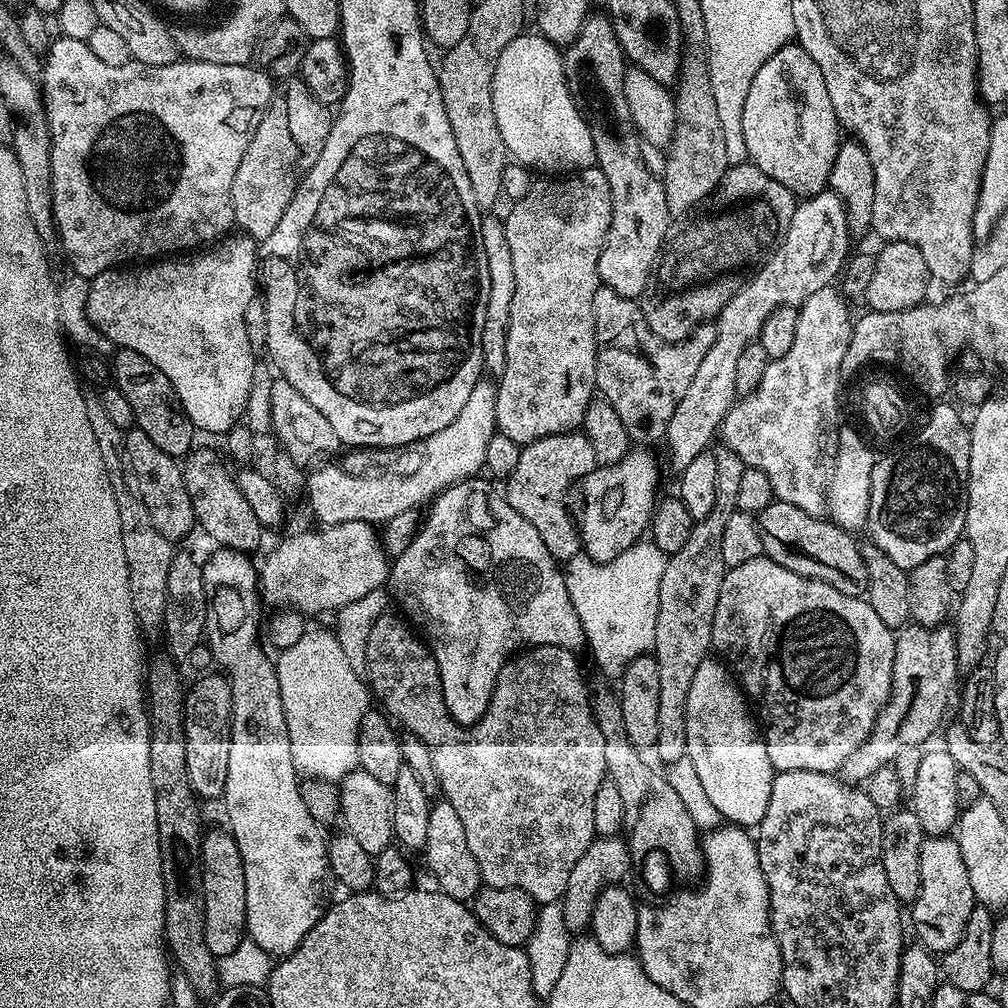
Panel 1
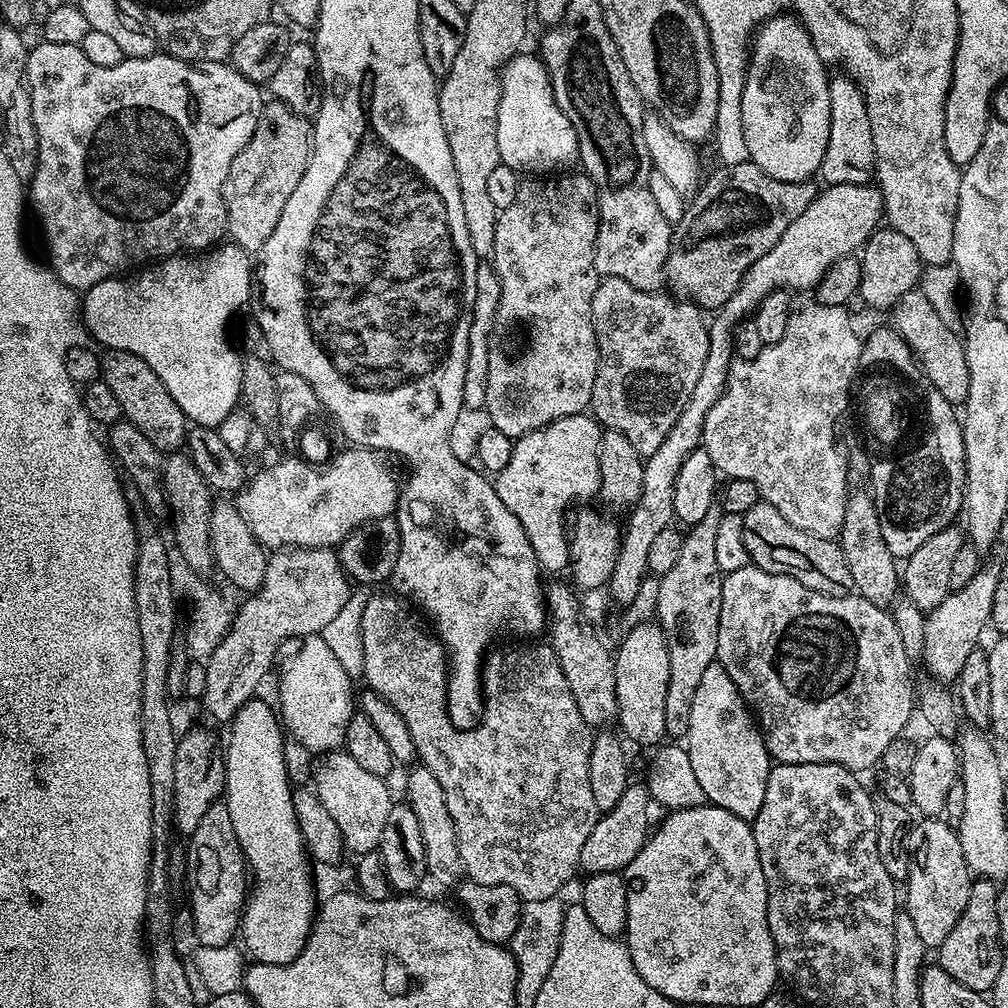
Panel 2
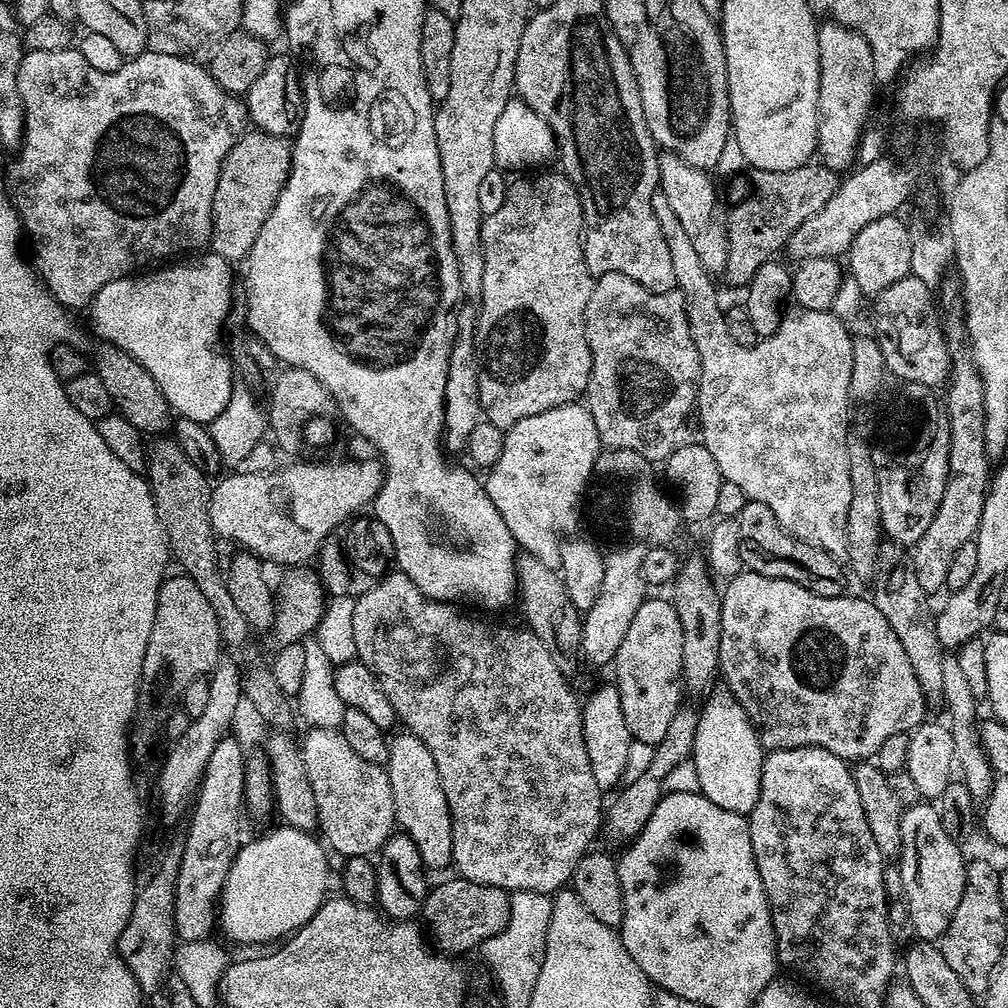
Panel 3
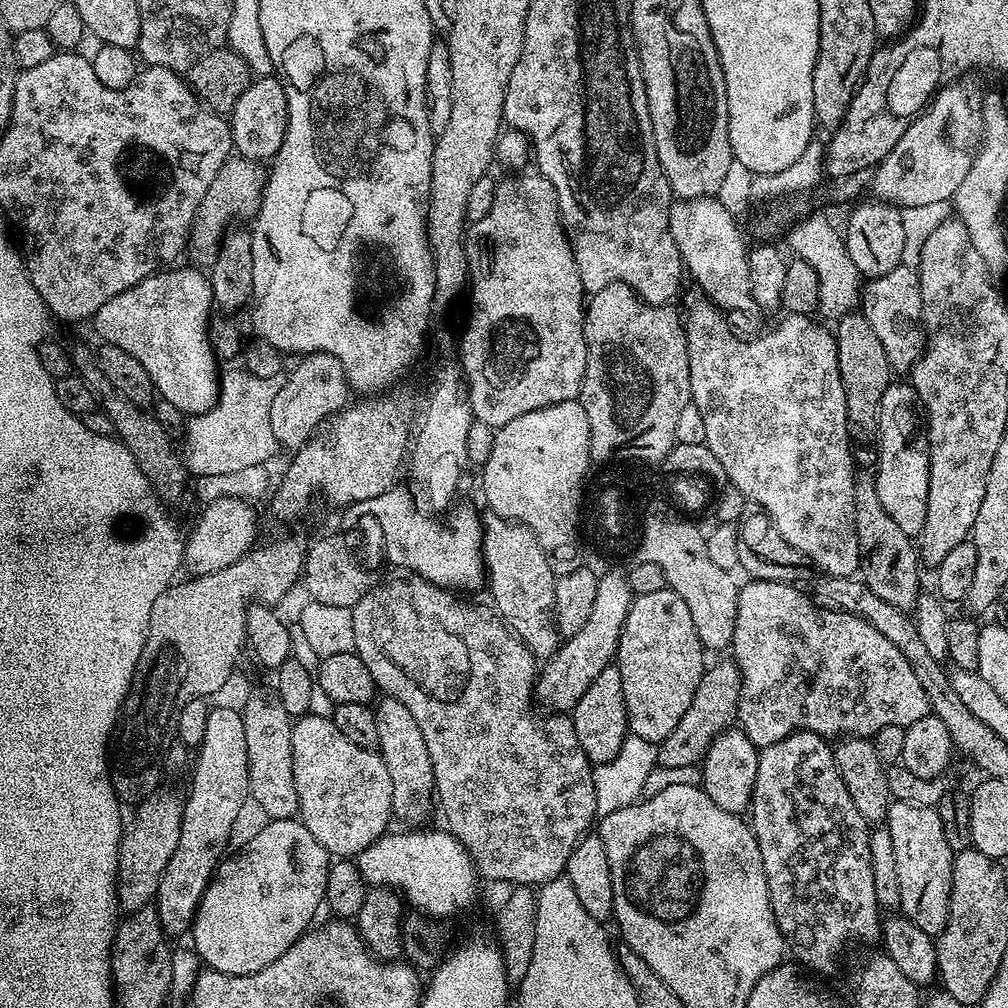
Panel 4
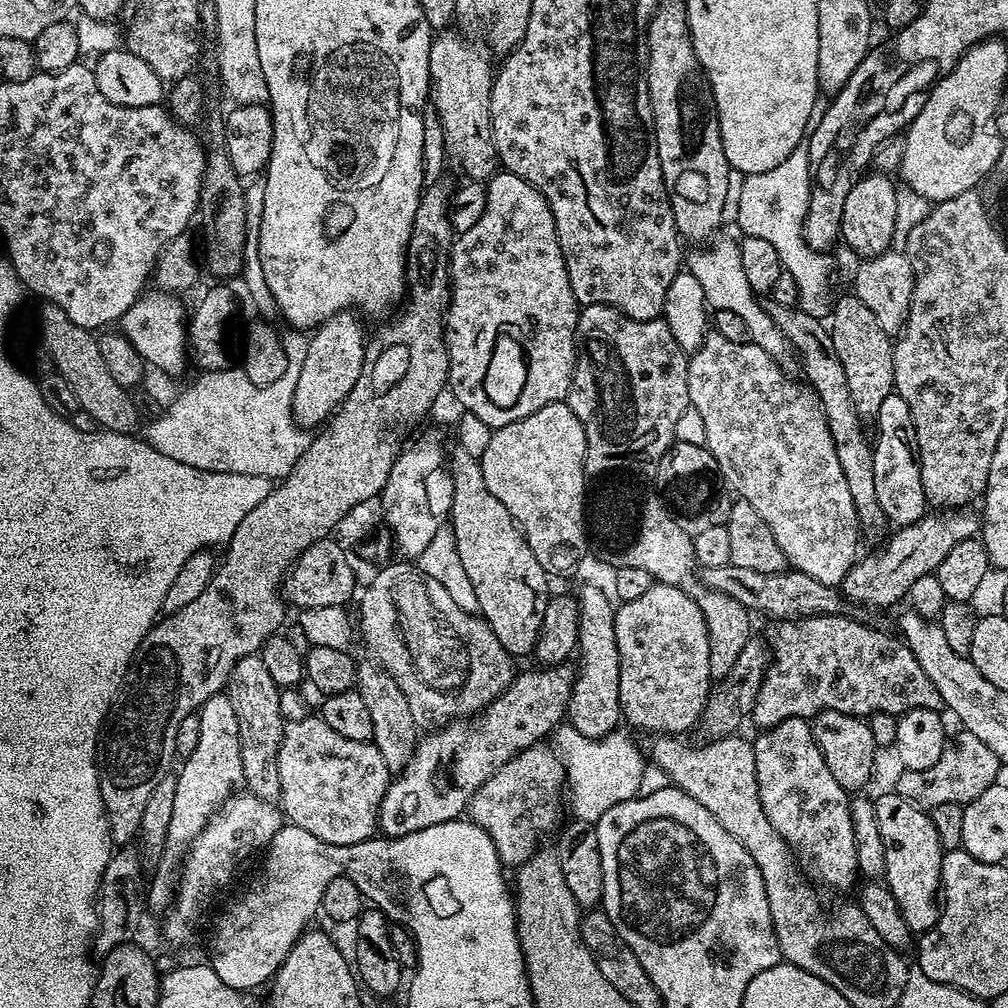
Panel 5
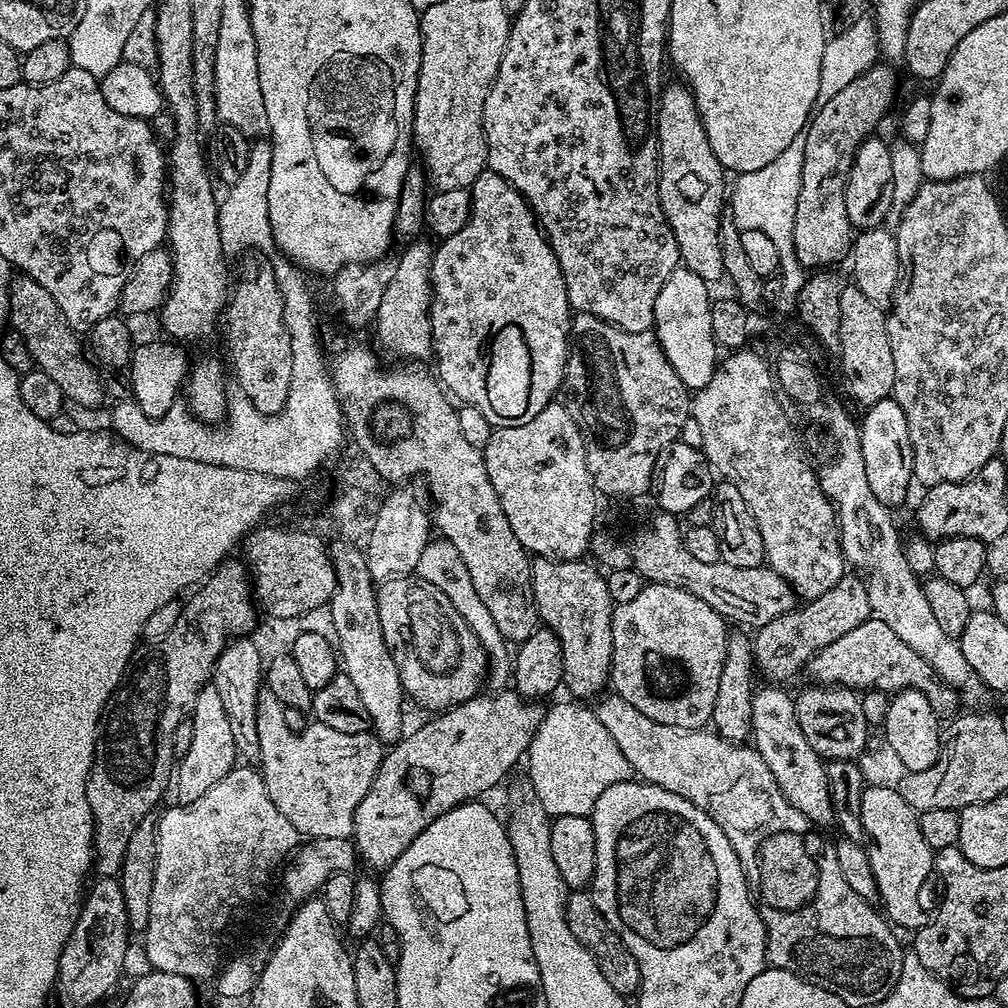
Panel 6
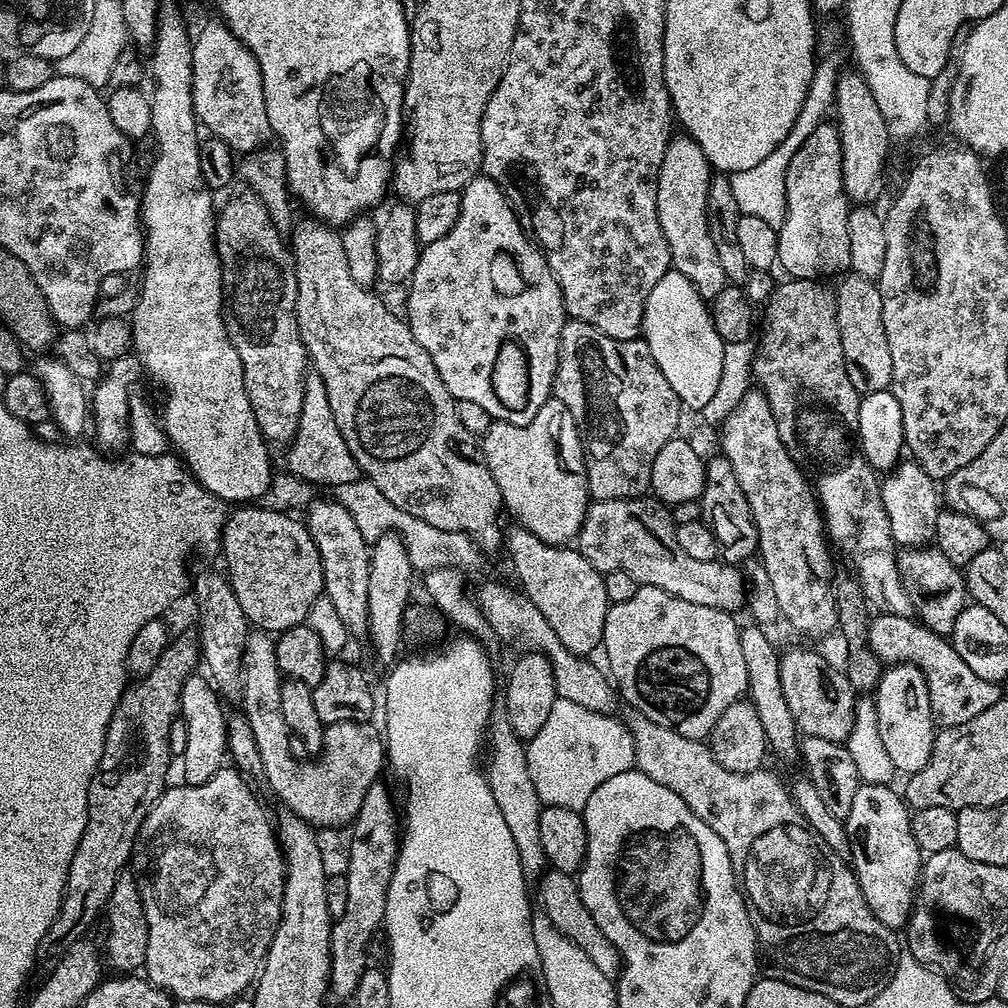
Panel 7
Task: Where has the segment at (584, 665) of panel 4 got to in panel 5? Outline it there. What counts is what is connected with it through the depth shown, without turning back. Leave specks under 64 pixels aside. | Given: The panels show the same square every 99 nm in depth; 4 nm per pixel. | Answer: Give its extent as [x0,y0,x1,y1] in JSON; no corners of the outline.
[378,664,574,838]

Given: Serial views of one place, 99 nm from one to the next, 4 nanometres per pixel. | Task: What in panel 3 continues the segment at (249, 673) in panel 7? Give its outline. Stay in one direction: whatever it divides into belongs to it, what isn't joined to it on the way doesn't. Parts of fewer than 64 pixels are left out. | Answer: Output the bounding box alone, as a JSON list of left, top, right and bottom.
[299,727,397,858]

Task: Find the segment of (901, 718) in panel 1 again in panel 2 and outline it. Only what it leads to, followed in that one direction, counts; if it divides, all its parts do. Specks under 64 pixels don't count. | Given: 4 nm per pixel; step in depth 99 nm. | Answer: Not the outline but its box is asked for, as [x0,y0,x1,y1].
[922,563,1000,682]

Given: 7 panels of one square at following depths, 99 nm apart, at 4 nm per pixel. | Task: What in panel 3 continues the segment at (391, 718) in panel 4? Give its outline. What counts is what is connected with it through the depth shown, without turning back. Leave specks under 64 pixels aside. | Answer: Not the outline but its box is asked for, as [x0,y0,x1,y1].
[386,730,454,869]

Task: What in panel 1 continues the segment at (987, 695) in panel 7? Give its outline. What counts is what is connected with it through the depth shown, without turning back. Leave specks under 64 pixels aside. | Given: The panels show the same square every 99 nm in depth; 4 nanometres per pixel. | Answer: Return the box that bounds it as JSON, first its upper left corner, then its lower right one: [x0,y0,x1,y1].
[712,555,896,773]

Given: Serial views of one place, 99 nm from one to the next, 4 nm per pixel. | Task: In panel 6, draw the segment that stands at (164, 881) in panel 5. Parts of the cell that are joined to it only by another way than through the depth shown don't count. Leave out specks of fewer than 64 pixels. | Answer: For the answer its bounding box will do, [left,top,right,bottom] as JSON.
[174,682,238,804]

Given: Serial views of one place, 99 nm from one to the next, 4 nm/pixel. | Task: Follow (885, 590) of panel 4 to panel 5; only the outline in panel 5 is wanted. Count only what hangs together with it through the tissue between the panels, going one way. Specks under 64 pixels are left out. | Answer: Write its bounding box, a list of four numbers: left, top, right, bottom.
[761,296,884,534]

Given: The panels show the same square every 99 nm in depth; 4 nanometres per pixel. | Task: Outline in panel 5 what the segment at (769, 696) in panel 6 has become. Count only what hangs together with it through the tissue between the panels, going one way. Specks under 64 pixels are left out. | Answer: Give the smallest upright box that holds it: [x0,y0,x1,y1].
[752,716,860,892]

